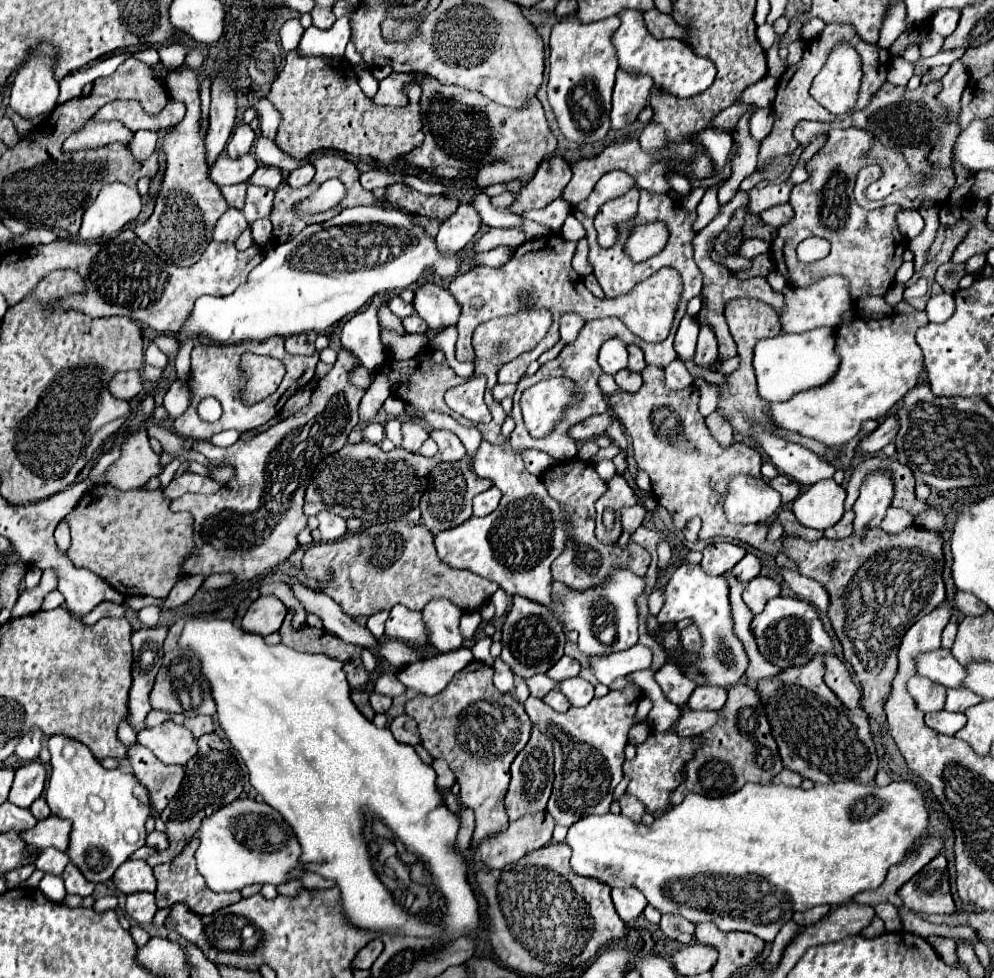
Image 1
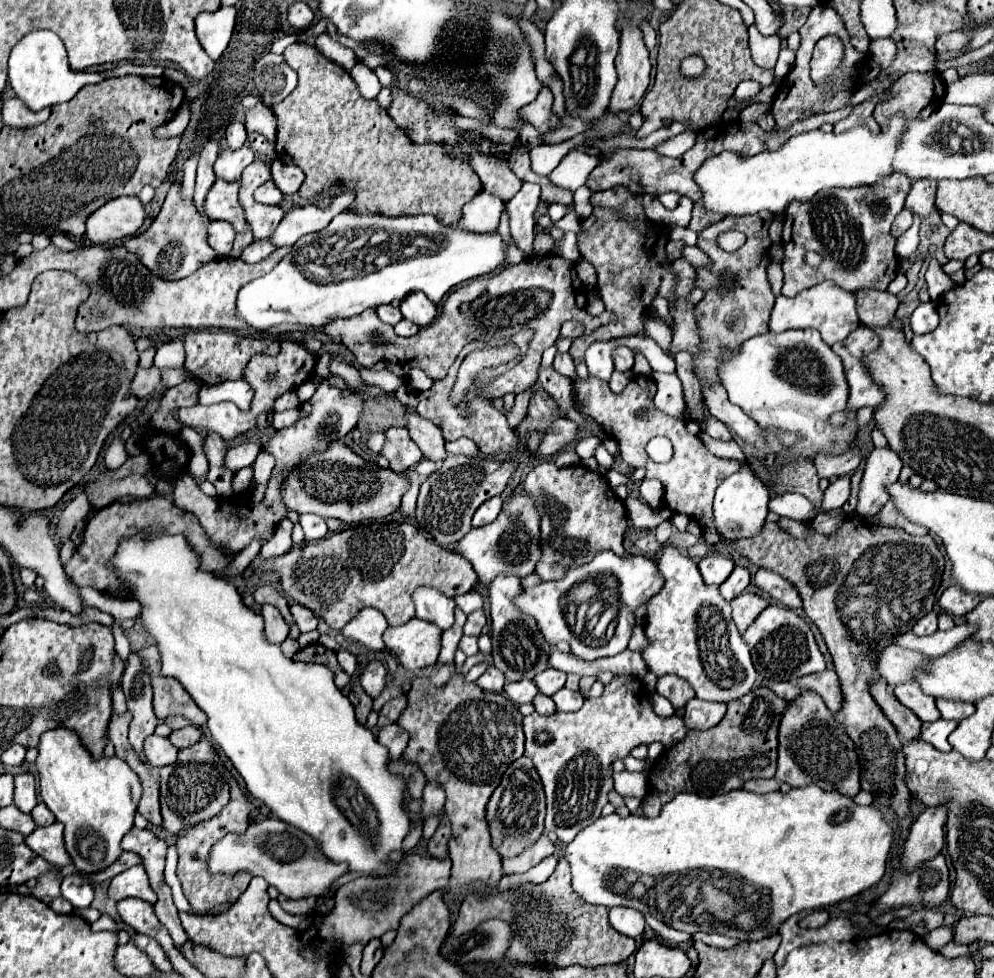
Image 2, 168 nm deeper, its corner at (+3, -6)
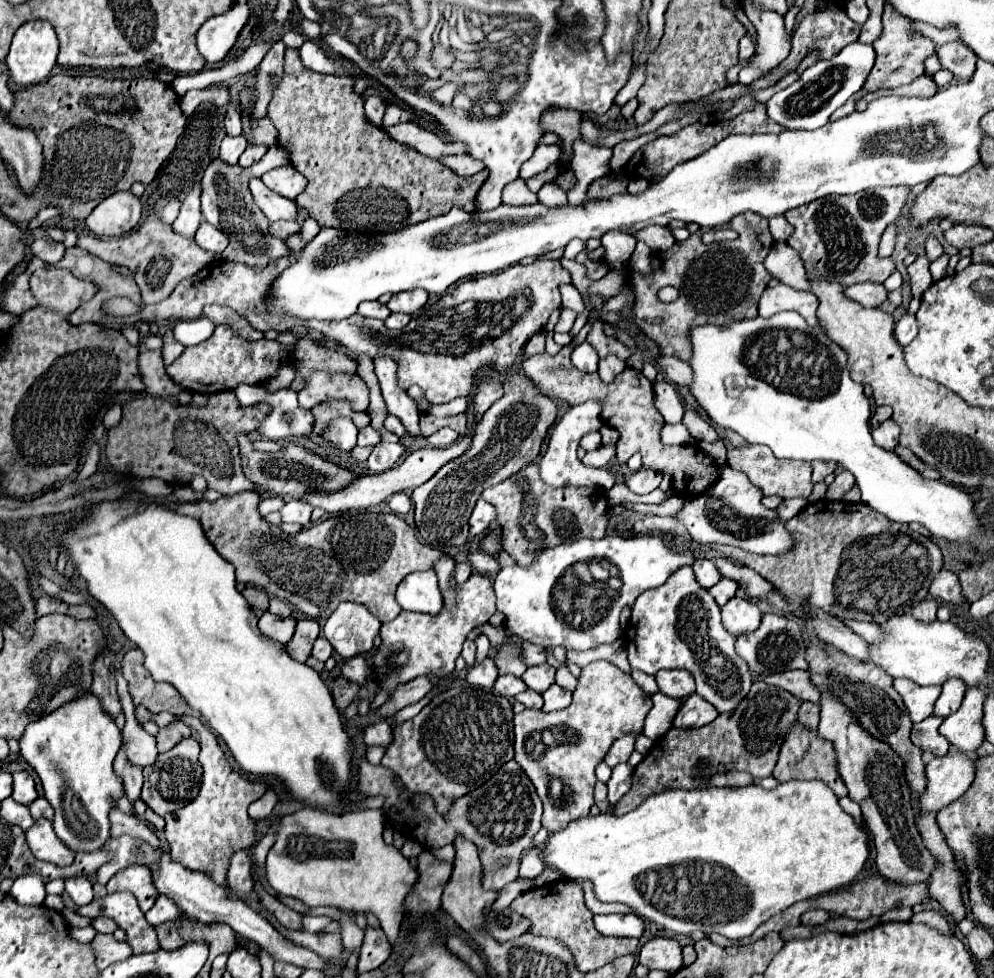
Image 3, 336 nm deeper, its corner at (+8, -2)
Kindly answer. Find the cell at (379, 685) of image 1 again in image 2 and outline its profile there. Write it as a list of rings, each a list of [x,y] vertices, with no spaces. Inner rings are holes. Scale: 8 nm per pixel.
[[[377,660],[369,662],[367,668],[361,674],[361,686],[363,686],[363,690],[371,698],[377,698],[383,692],[385,684],[387,684],[387,668],[381,662],[377,662]]]

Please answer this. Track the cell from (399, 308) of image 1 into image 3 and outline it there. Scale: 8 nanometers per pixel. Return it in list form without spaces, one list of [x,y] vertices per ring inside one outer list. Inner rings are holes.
[[[374,300],[374,302],[364,302],[364,304],[360,304],[358,314],[360,314],[360,316],[368,316],[368,318],[386,320],[386,316],[390,314],[390,310],[388,310],[384,304],[380,304],[380,302]]]

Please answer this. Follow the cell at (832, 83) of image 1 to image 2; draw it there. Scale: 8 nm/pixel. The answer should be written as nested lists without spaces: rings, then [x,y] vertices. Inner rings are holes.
[[[825,36],[813,52],[811,60],[811,78],[815,84],[823,84],[843,60],[843,42],[839,36]]]

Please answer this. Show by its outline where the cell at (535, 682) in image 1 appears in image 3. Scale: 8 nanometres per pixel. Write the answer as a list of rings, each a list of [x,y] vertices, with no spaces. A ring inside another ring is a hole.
[[[498,676],[494,682],[494,692],[504,698],[514,698],[516,694],[520,694],[524,690],[526,690],[524,680],[516,678],[516,676]]]

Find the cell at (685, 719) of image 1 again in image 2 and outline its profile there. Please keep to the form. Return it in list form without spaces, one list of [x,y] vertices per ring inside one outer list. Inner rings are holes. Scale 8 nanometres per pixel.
[[[615,676],[613,682],[605,686],[605,690],[599,698],[585,700],[583,708],[577,712],[555,712],[551,716],[541,716],[541,714],[533,712],[533,714],[525,716],[523,728],[525,728],[525,738],[527,738],[525,754],[529,758],[533,758],[533,764],[539,770],[541,782],[545,786],[547,832],[555,832],[563,844],[569,844],[575,834],[579,834],[585,826],[593,824],[601,816],[603,806],[609,802],[607,794],[613,790],[611,764],[615,760],[625,758],[635,746],[651,744],[655,740],[671,750],[689,732],[689,728],[685,726],[681,716],[677,716],[677,714],[669,716],[669,718],[657,716],[651,708],[651,702],[647,698],[643,698],[643,684],[633,676]]]

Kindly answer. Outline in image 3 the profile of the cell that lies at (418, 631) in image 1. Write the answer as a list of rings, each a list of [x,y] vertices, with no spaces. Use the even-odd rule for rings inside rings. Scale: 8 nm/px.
[[[472,572],[472,576],[464,584],[452,582],[452,590],[456,594],[454,608],[444,606],[438,614],[418,614],[418,612],[400,612],[392,622],[382,624],[380,636],[382,644],[372,656],[376,678],[380,680],[380,690],[388,692],[388,698],[392,698],[396,686],[406,684],[418,676],[436,674],[438,678],[448,678],[454,672],[454,662],[462,652],[462,642],[470,634],[474,626],[480,626],[482,622],[488,622],[490,616],[496,612],[494,602],[494,590],[492,590],[492,578],[482,576],[478,572]],[[400,652],[408,652],[408,660],[402,666],[390,666],[392,658]]]

